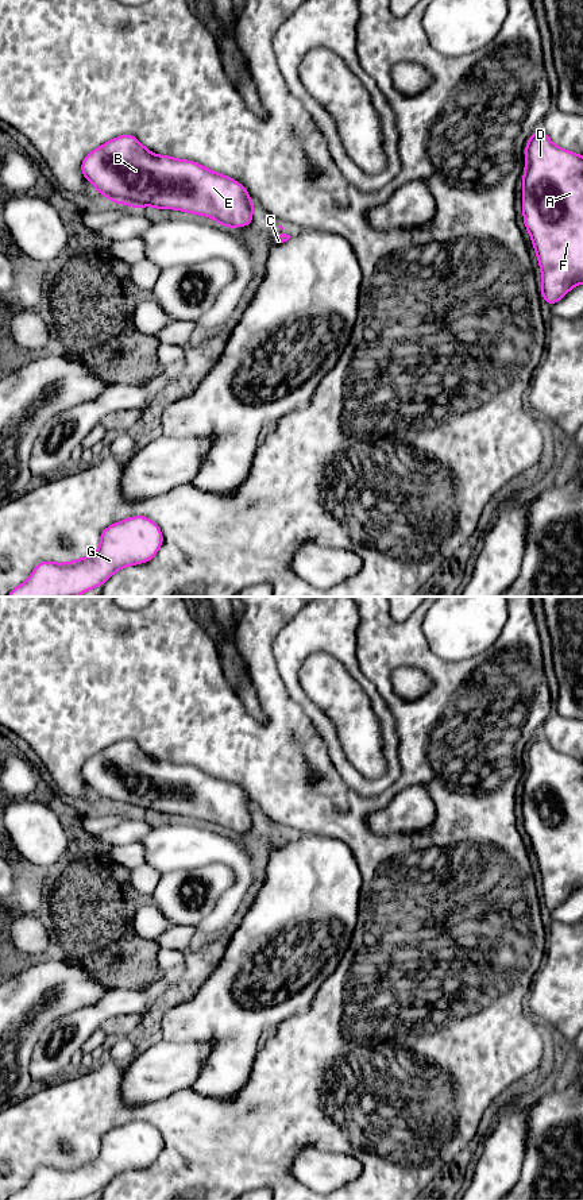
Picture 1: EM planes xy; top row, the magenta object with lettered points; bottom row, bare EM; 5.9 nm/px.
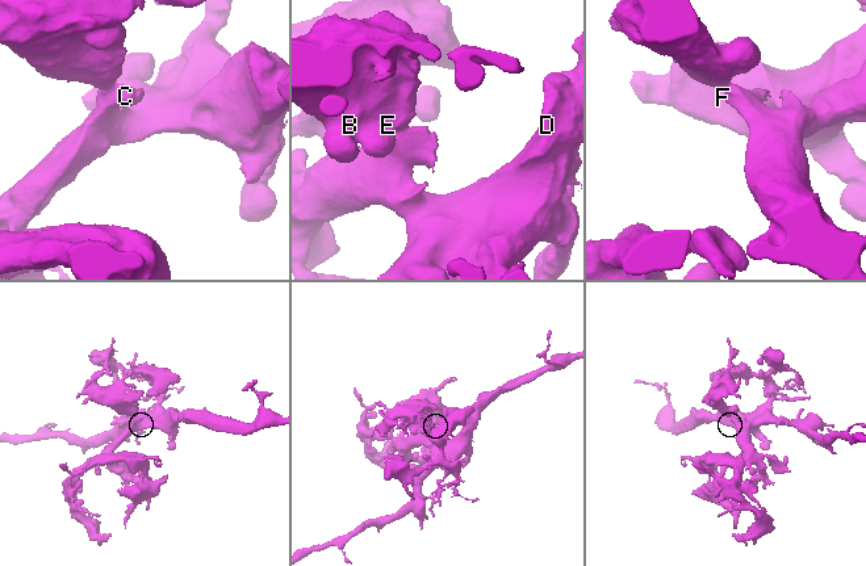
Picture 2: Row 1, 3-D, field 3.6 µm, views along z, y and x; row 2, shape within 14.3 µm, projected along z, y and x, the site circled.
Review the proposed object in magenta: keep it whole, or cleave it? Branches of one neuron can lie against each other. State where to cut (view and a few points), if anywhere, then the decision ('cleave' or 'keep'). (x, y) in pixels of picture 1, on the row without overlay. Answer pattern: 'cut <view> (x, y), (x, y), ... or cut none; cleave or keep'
cut none; keep

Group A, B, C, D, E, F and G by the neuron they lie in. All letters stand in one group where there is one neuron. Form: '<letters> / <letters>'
A B C D E F G

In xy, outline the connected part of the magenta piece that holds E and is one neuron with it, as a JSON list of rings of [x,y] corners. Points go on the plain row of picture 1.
[[[131,738],[90,756],[81,776],[115,809],[205,819],[232,834],[252,830],[255,810],[242,788],[193,765],[157,760]]]

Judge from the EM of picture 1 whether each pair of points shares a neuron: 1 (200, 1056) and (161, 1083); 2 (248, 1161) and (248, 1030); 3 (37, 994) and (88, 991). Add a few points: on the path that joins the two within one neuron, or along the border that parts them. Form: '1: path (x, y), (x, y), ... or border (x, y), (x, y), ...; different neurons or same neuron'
1: path (190, 1057), (170, 1073); same neuron
2: border (261, 1048), (257, 1052), (247, 1083), (228, 1102); different neurons
3: path (49, 987), (58, 983), (62, 987), (76, 988); same neuron

